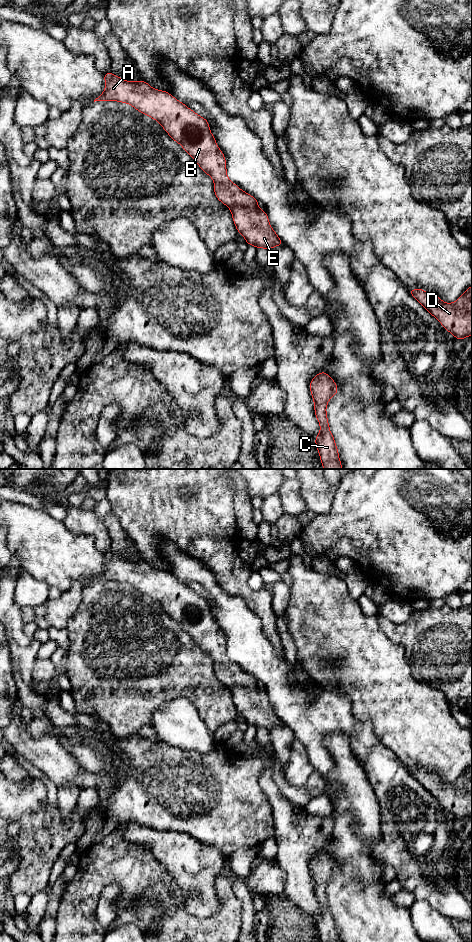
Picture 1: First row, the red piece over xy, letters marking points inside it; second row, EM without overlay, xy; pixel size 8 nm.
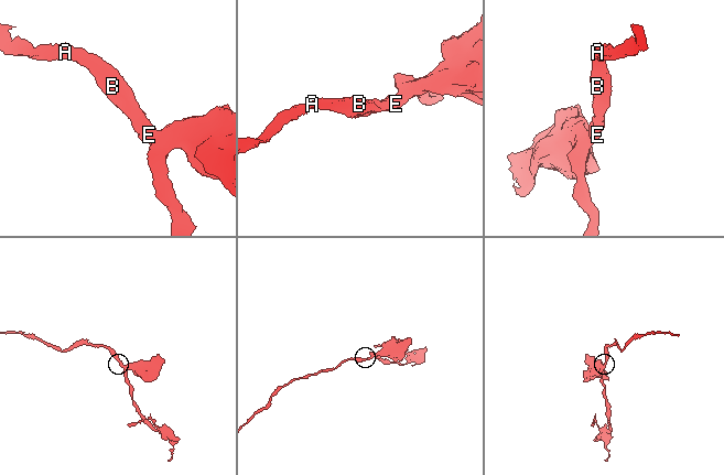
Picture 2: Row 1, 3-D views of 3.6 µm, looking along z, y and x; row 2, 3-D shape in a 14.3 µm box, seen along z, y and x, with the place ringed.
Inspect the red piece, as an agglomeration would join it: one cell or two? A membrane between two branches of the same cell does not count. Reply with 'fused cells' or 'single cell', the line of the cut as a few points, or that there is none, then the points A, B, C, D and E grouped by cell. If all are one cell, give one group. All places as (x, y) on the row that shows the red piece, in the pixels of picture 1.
single cell | no cut | A B C D E

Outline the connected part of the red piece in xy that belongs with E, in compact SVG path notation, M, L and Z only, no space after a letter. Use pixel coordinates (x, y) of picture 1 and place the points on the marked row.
M110 72L104 73L104 80L105 90L94 102L118 101L128 103L140 113L159 122L167 134L179 143L200 168L213 179L214 194L230 209L237 232L244 236L247 244L257 249L265 248L267 250L284 245L270 226L266 211L262 211L258 207L259 201L241 190L227 177L225 156L218 148L216 140L210 132L209 122L205 118L189 109L167 91L156 90L143 80L128 82Z

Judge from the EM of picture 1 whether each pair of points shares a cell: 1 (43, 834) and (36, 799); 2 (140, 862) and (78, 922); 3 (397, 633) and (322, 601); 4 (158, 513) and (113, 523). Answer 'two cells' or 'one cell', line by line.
1: two cells
2: one cell
3: two cells
4: two cells

